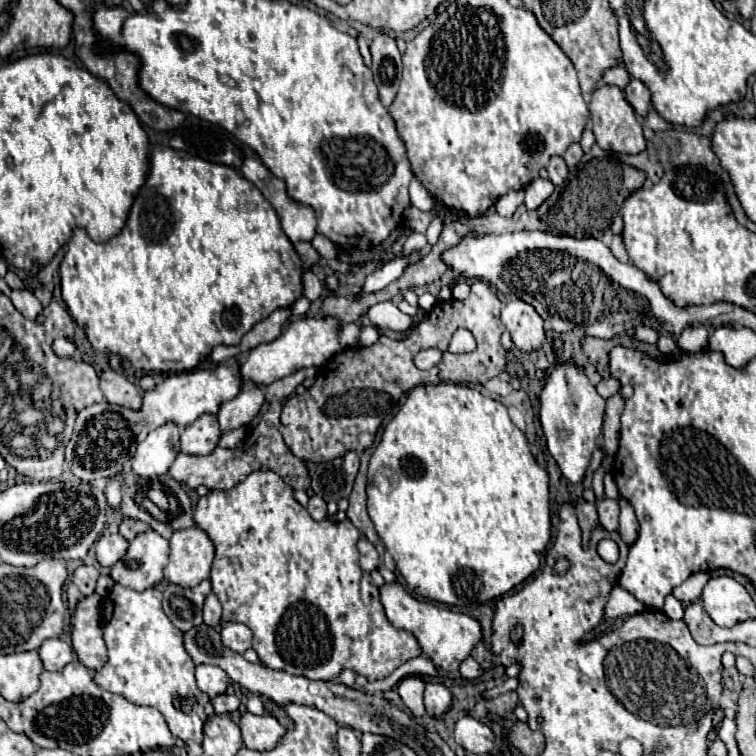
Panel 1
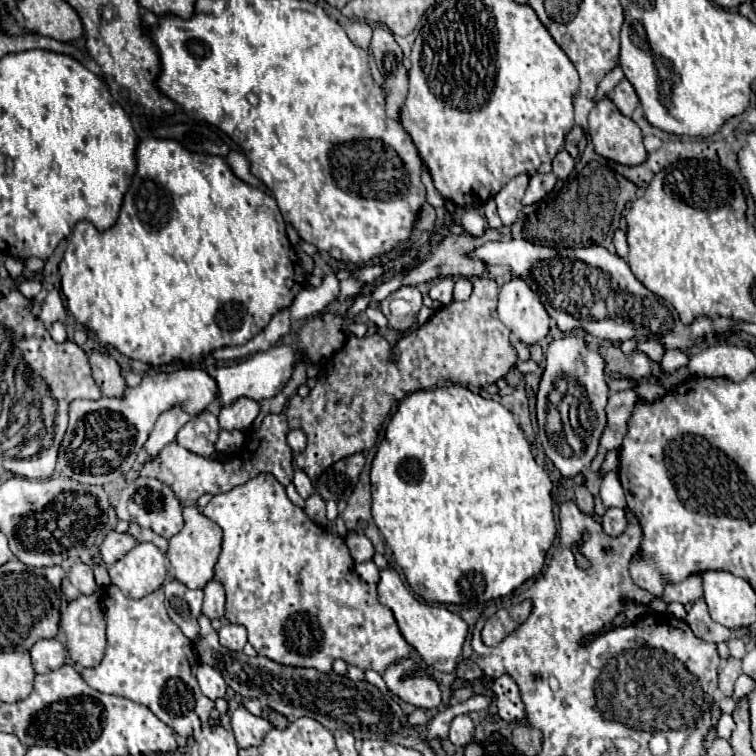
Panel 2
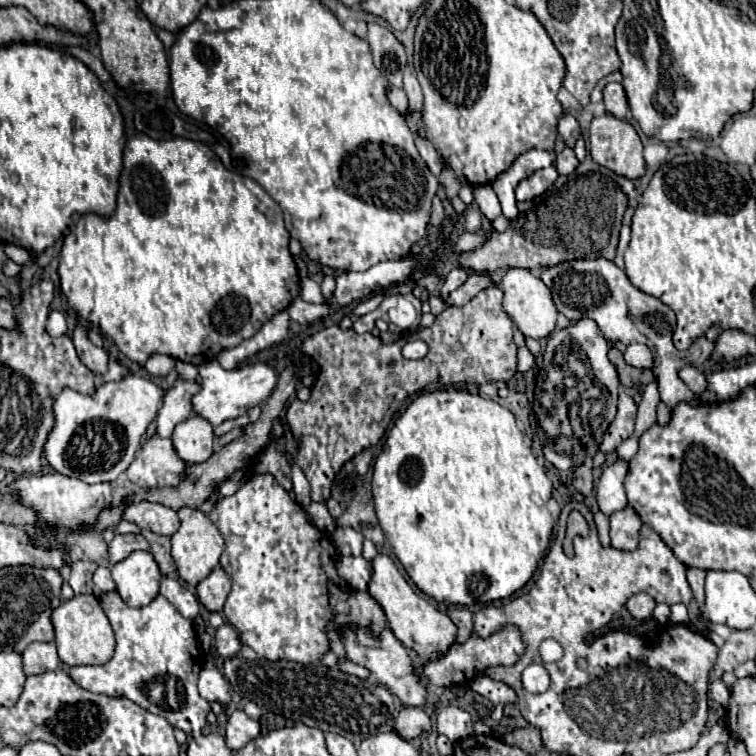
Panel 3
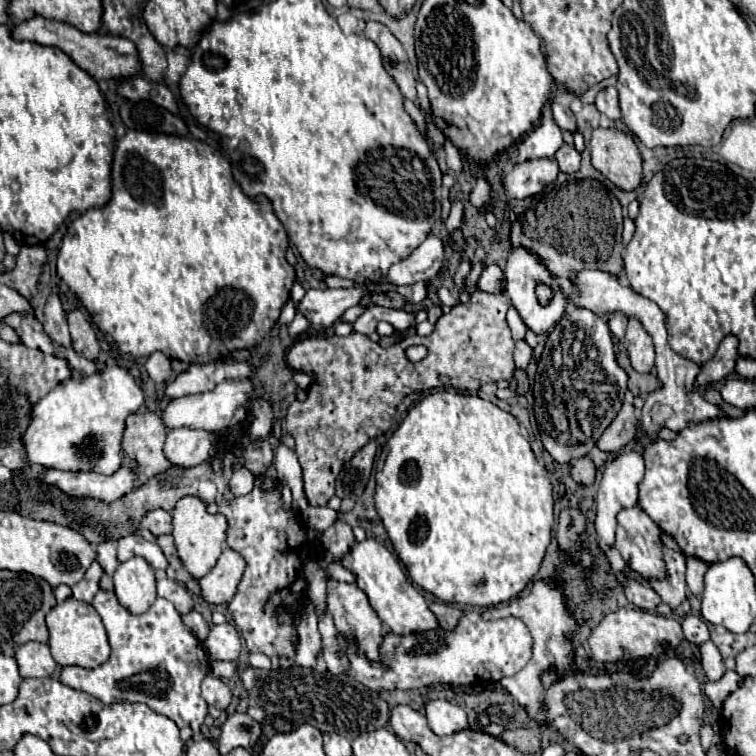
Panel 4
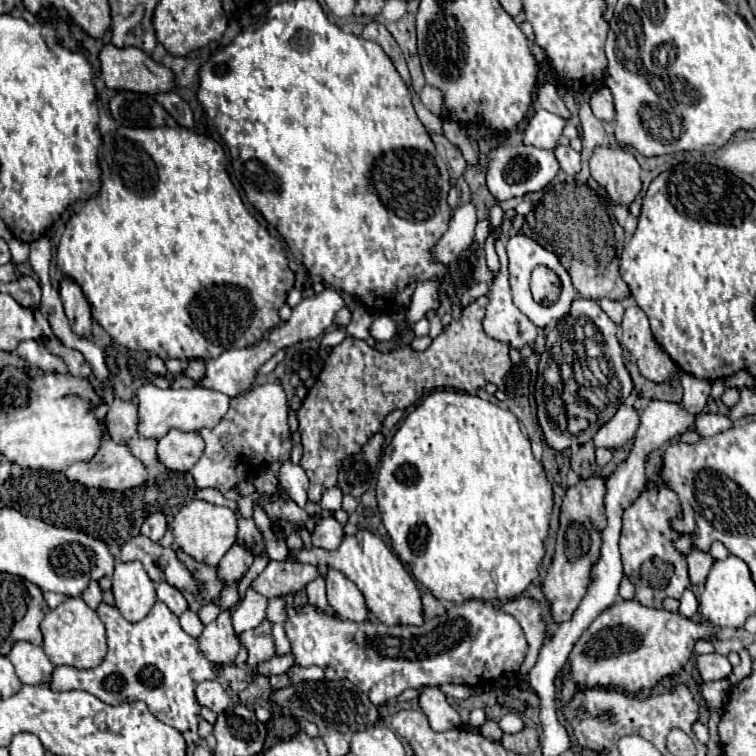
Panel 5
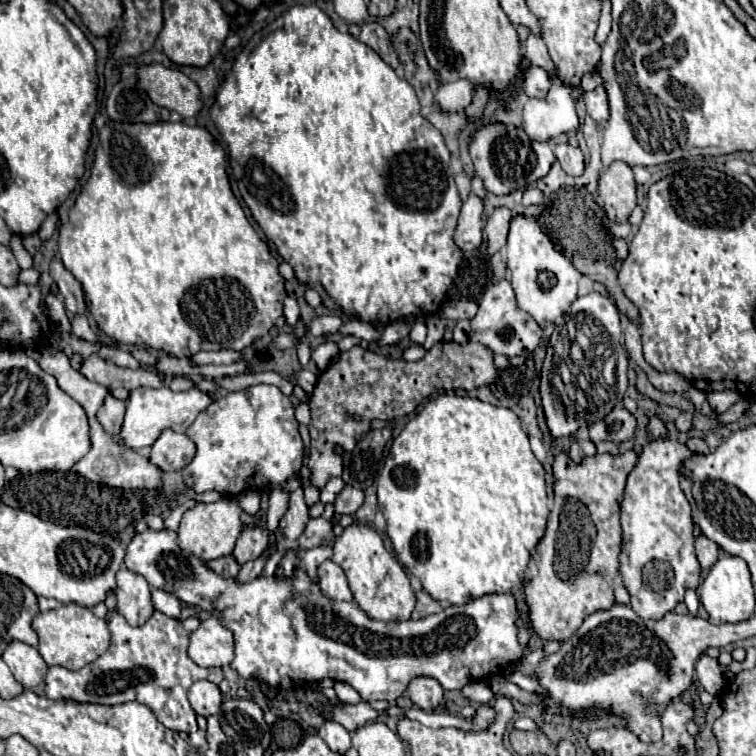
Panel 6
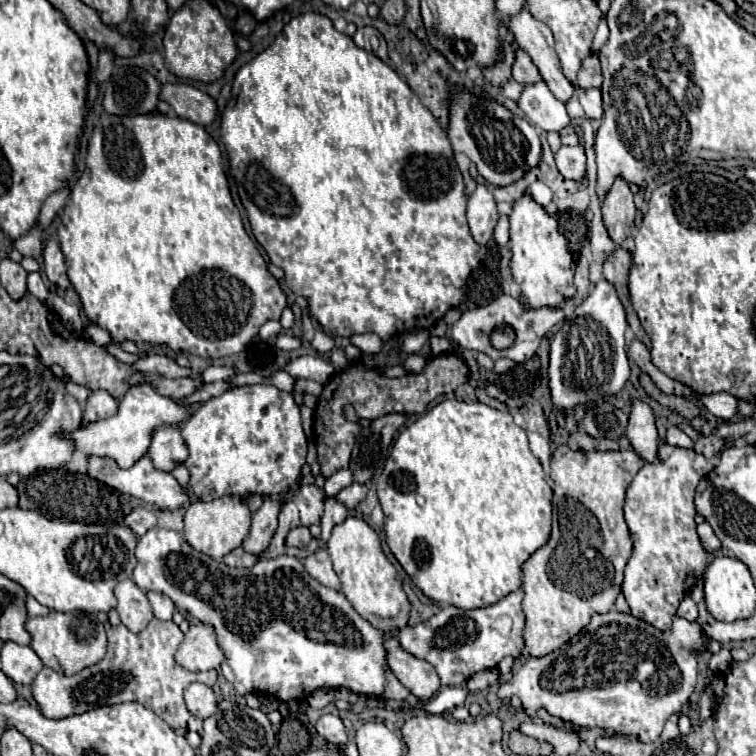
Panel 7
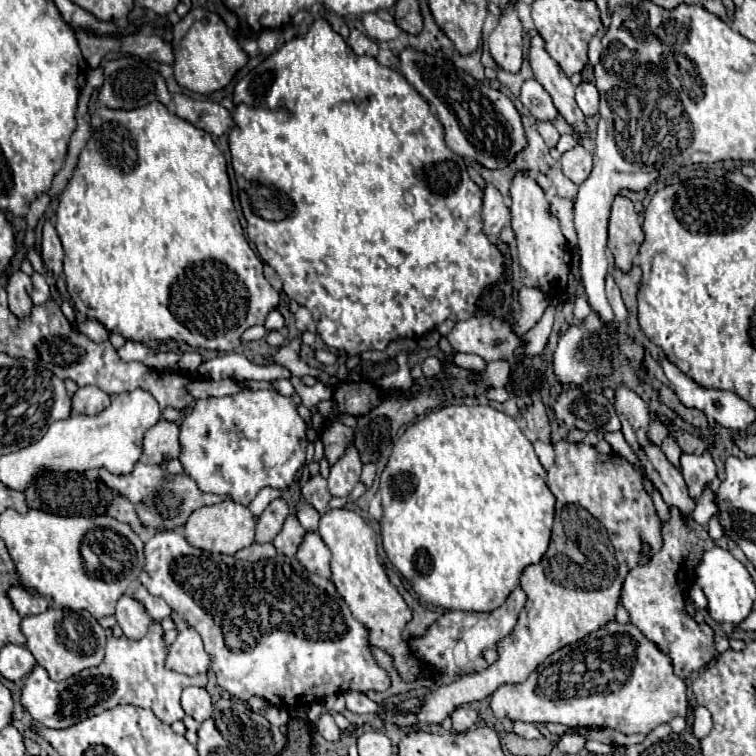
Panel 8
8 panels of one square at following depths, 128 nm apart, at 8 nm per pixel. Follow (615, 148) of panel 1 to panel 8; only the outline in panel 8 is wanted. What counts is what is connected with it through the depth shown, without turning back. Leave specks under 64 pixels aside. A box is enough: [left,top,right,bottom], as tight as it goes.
[608,196,644,272]

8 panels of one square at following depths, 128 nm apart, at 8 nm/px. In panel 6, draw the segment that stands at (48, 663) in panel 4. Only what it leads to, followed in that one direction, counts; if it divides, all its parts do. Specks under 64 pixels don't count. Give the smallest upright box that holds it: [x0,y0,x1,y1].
[2,642,48,688]

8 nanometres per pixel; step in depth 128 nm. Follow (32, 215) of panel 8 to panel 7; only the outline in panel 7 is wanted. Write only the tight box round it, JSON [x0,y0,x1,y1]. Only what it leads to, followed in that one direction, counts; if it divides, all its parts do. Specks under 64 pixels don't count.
[14,222,42,260]

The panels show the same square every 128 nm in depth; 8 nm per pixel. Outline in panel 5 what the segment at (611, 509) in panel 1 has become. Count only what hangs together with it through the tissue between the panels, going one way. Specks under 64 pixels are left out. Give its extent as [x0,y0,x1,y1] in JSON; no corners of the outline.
[620,468,692,608]

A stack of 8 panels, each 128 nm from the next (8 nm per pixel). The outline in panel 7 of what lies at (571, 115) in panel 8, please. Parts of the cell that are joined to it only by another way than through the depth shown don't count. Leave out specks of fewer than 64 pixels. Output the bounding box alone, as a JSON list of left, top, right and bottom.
[510,10,574,104]

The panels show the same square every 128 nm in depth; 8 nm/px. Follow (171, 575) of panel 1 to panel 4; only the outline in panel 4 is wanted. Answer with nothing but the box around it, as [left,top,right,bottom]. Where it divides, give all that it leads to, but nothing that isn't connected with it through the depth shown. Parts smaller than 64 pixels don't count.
[172,496,228,578]

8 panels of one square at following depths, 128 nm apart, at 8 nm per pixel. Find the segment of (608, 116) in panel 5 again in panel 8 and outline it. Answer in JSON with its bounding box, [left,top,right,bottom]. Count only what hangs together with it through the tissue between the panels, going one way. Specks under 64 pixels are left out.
[576,82,598,116]

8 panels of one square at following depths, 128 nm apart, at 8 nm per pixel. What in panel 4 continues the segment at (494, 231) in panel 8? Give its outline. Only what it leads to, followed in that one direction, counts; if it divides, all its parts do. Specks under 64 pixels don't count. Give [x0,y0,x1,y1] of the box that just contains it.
[386,234,444,284]

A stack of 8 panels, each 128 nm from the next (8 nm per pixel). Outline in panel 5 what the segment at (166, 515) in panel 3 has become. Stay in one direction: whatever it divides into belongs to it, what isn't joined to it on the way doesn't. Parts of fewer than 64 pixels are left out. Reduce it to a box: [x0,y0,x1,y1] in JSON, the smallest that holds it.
[140,512,166,542]

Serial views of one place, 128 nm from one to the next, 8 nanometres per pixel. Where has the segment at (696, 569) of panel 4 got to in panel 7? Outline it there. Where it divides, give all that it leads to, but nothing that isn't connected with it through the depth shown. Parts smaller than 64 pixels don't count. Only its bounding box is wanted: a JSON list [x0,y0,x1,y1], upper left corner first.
[698,522,720,552]

